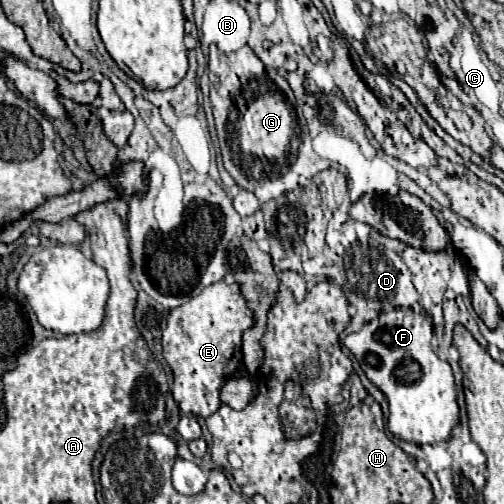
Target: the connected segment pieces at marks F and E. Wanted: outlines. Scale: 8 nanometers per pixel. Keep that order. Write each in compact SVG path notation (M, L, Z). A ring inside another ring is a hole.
M394 308L392 312L380 312L374 320L366 322L358 332L342 338L342 344L356 356L362 372L368 380L386 396L388 400L388 430L416 444L434 444L448 440L452 428L458 424L458 404L456 404L456 386L452 368L448 362L442 362L432 346L432 318L424 312L414 312L412 308Z
M216 250L196 288L196 291L204 290L196 298L174 308L162 332L162 356L174 376L171 386L174 400L180 410L200 418L212 416L222 406L218 398L220 386L242 365L242 334L254 326L254 314L242 298L240 286L236 282L229 284L225 278L229 274L226 262L225 250Z

